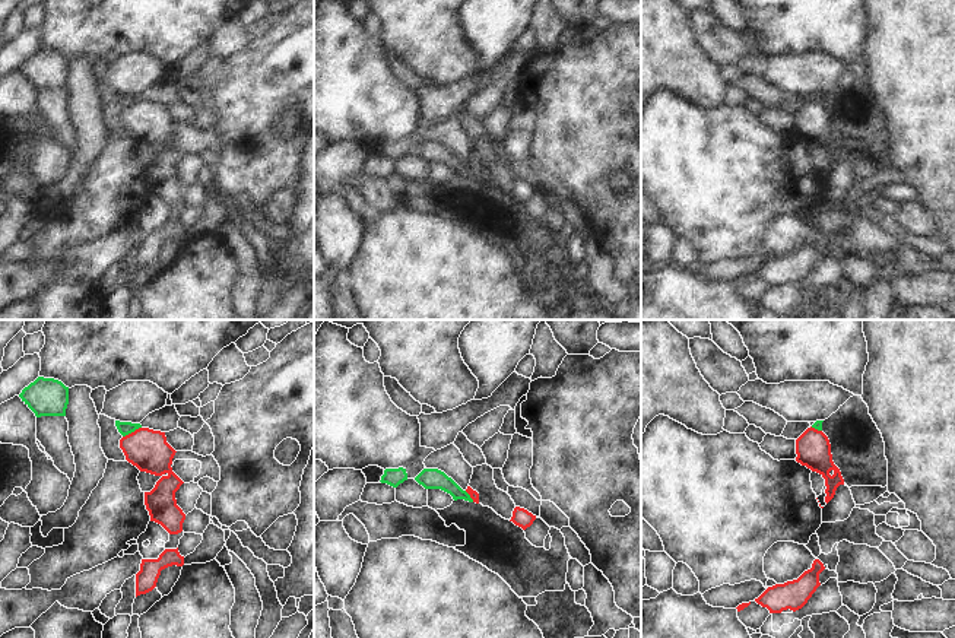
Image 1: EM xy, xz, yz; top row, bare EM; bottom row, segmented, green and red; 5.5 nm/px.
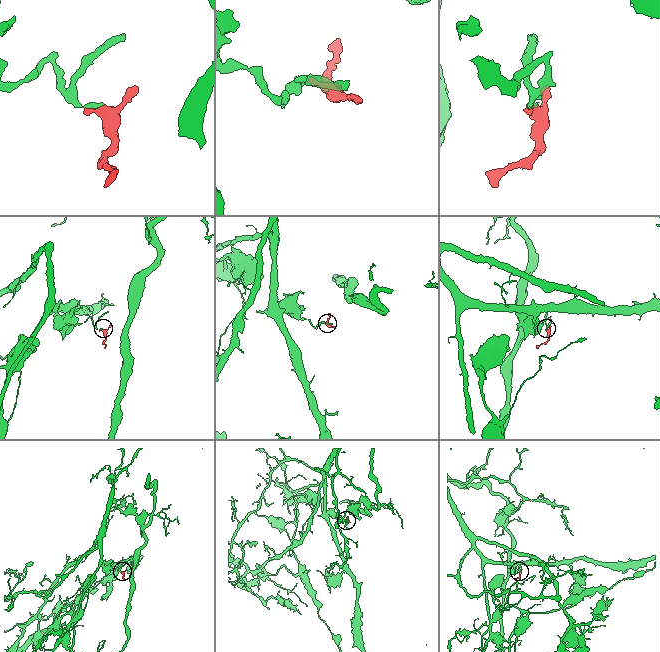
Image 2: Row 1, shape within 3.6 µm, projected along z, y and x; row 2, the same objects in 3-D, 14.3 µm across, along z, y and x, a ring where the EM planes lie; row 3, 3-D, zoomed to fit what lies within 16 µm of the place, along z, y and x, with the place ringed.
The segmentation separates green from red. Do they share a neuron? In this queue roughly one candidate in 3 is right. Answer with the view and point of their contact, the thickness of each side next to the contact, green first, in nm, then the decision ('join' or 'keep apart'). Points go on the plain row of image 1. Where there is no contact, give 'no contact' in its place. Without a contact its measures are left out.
xy (132, 104) | 80/220 nm | keep apart

